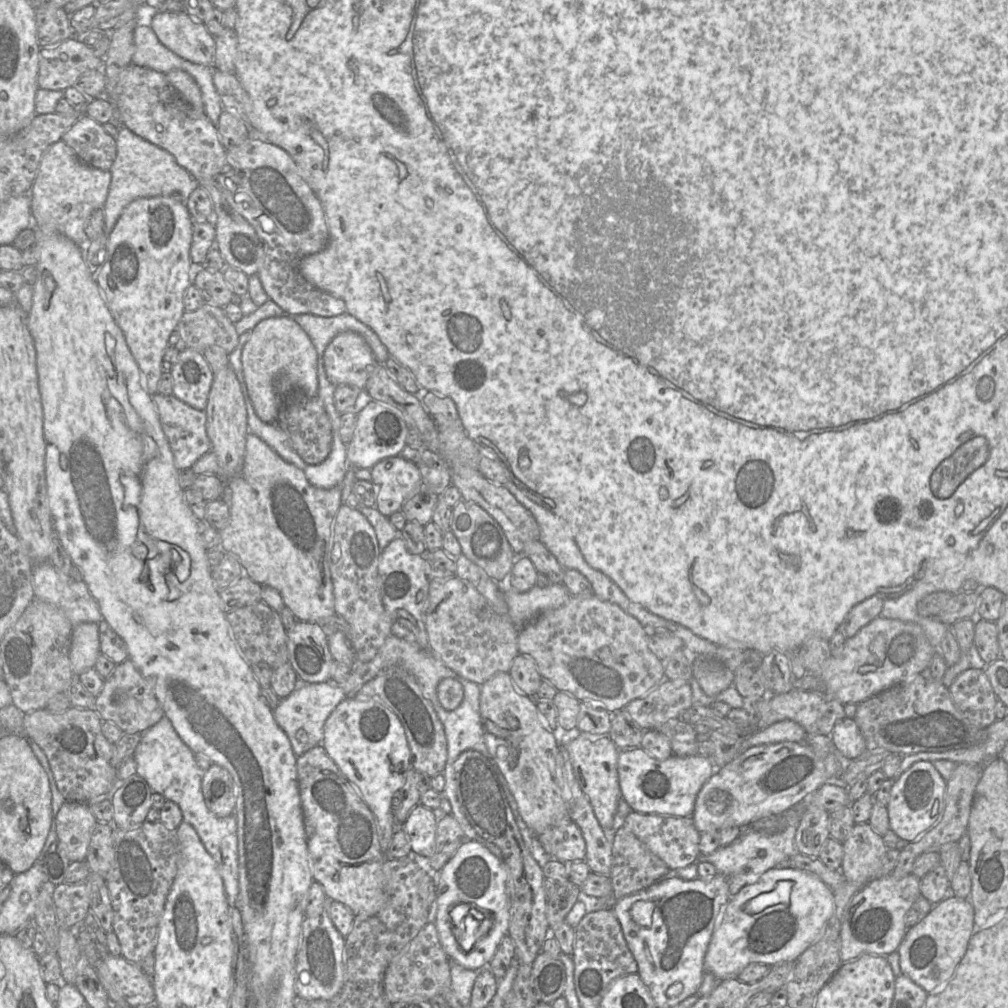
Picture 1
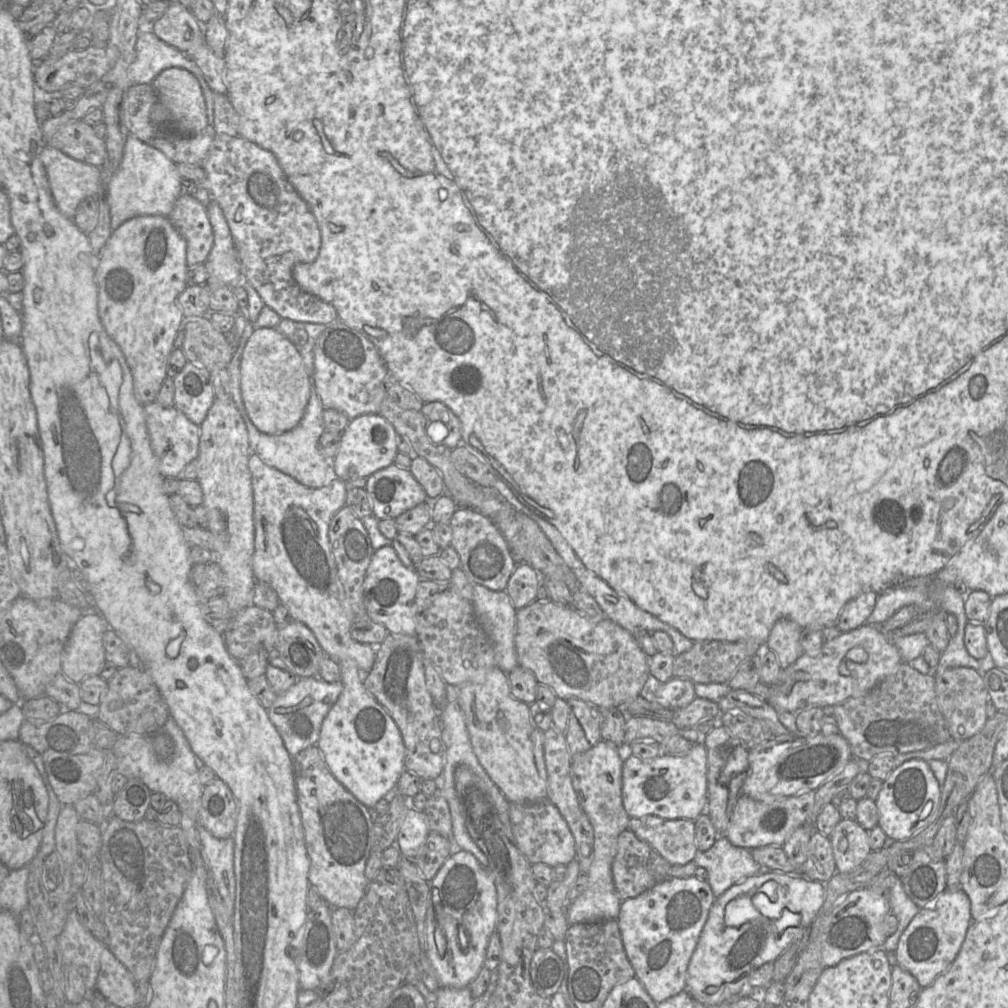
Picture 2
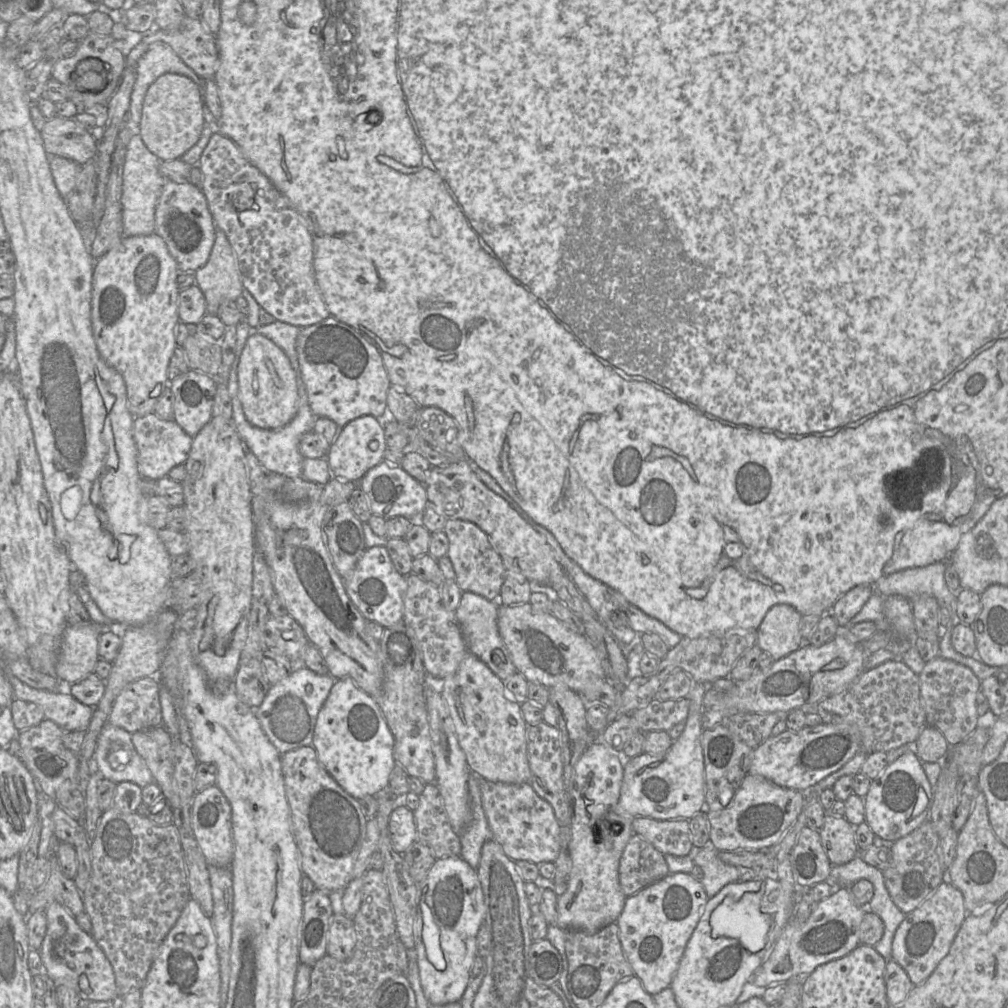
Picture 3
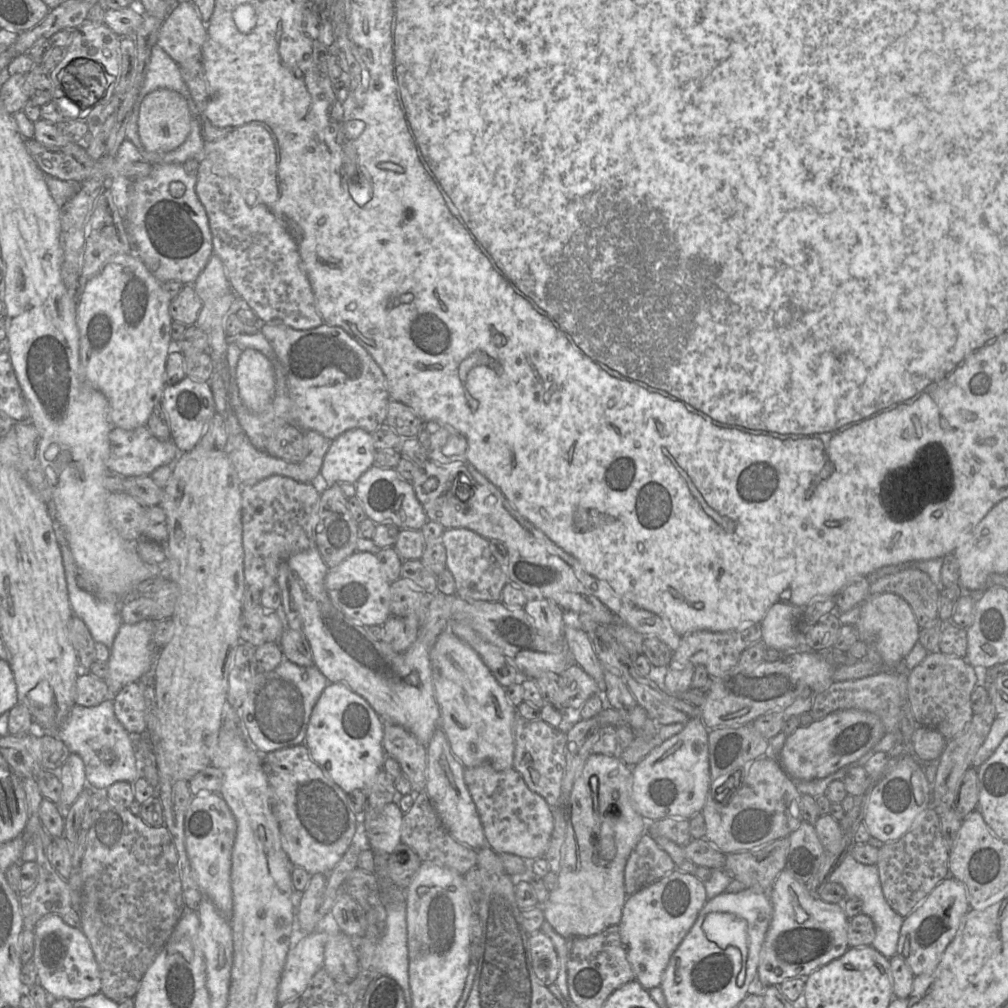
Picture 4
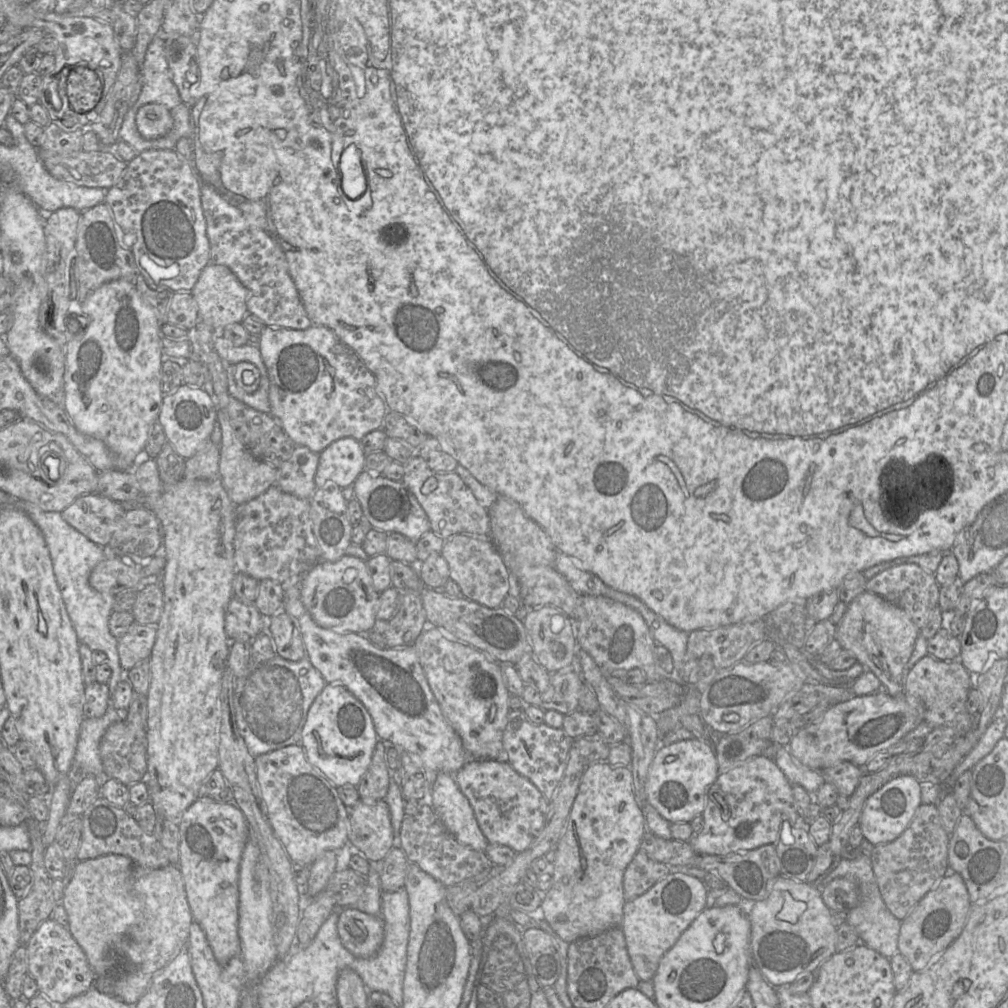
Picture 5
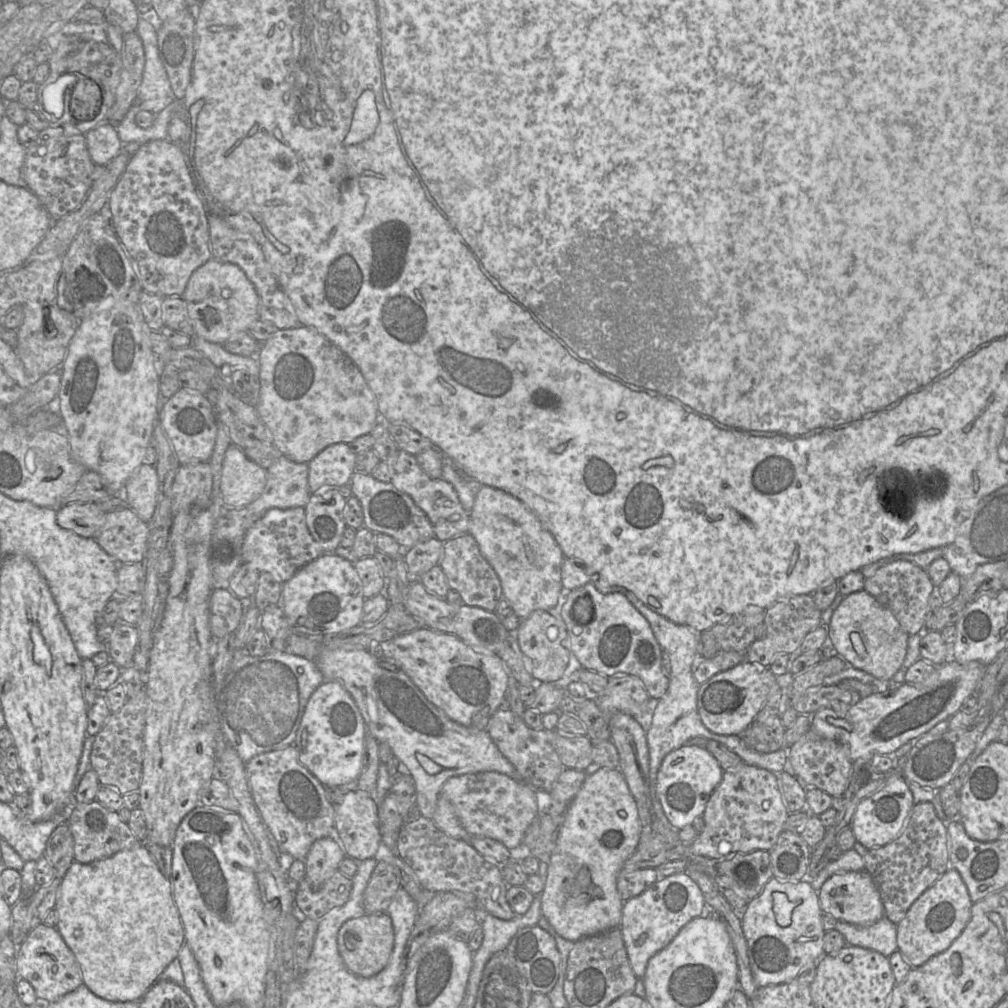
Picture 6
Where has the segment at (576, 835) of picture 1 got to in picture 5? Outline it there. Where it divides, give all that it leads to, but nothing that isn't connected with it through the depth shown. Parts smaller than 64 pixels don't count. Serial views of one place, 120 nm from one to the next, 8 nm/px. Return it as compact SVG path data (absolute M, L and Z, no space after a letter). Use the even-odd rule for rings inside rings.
M474 759L467 762L456 774L456 783L468 799L478 825L490 845L502 845L521 853L542 831L549 802L528 779L518 774L505 759Z

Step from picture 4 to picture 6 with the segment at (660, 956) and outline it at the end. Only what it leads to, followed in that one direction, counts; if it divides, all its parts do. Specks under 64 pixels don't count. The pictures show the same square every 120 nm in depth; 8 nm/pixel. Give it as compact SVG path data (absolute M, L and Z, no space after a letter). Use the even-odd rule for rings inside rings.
M686 872L659 878L641 894L624 901L620 929L637 978L642 979L653 955L665 948L690 920L701 916L705 903L701 889Z

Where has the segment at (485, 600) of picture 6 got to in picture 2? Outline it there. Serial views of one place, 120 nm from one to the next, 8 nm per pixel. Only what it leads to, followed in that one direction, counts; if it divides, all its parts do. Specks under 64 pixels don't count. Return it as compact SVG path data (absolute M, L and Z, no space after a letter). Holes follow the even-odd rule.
M458 507L453 514L451 544L460 557L460 569L474 584L480 584L493 591L505 591L516 567L508 543L496 525L479 512Z

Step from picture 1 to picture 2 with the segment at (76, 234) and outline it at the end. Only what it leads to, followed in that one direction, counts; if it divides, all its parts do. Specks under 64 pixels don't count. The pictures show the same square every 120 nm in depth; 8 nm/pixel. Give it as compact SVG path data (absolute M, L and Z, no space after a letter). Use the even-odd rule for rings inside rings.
M47 144L40 153L40 159L55 205L64 216L73 219L77 207L85 198L101 192L99 167L77 161Z

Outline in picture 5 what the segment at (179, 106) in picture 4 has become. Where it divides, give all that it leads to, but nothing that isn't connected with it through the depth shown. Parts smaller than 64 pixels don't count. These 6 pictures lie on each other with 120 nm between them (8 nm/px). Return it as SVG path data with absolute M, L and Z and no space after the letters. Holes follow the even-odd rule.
M162 104L143 105L136 115L136 125L140 135L149 140L166 135L173 126L170 110Z

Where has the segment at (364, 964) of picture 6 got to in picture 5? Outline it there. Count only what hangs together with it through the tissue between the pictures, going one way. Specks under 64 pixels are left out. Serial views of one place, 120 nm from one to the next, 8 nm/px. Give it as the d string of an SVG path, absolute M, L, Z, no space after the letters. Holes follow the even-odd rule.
M351 907L341 909L337 931L343 946L358 958L374 956L384 940L382 917L368 915Z

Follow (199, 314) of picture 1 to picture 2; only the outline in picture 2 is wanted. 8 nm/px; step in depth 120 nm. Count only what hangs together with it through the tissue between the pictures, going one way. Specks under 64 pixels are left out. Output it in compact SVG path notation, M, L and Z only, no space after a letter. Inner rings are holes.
M207 316L184 320L184 342L181 347L186 359L209 372L227 368L235 350L227 334L219 332Z

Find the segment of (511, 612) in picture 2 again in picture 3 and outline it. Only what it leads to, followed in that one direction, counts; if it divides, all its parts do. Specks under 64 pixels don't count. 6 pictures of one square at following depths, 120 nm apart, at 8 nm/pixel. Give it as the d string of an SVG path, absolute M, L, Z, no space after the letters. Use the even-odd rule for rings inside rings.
M464 592L456 610L456 617L469 651L482 660L502 681L506 681L517 670L499 632L498 607L495 601L472 592Z

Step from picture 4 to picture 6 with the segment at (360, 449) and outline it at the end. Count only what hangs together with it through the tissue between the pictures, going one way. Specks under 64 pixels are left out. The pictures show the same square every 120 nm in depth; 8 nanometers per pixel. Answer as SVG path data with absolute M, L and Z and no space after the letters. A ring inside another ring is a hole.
M335 443L308 462L308 487L311 493L350 484L355 472L356 454L347 443Z

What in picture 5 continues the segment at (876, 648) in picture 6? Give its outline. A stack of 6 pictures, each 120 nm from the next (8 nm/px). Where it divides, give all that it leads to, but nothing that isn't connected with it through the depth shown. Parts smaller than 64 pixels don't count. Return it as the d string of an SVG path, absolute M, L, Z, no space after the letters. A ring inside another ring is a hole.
M864 591L848 604L842 620L837 624L835 639L843 649L855 655L864 670L870 670L879 679L883 690L896 697L904 695L902 673L913 653L918 635L920 630L905 610L878 594Z

